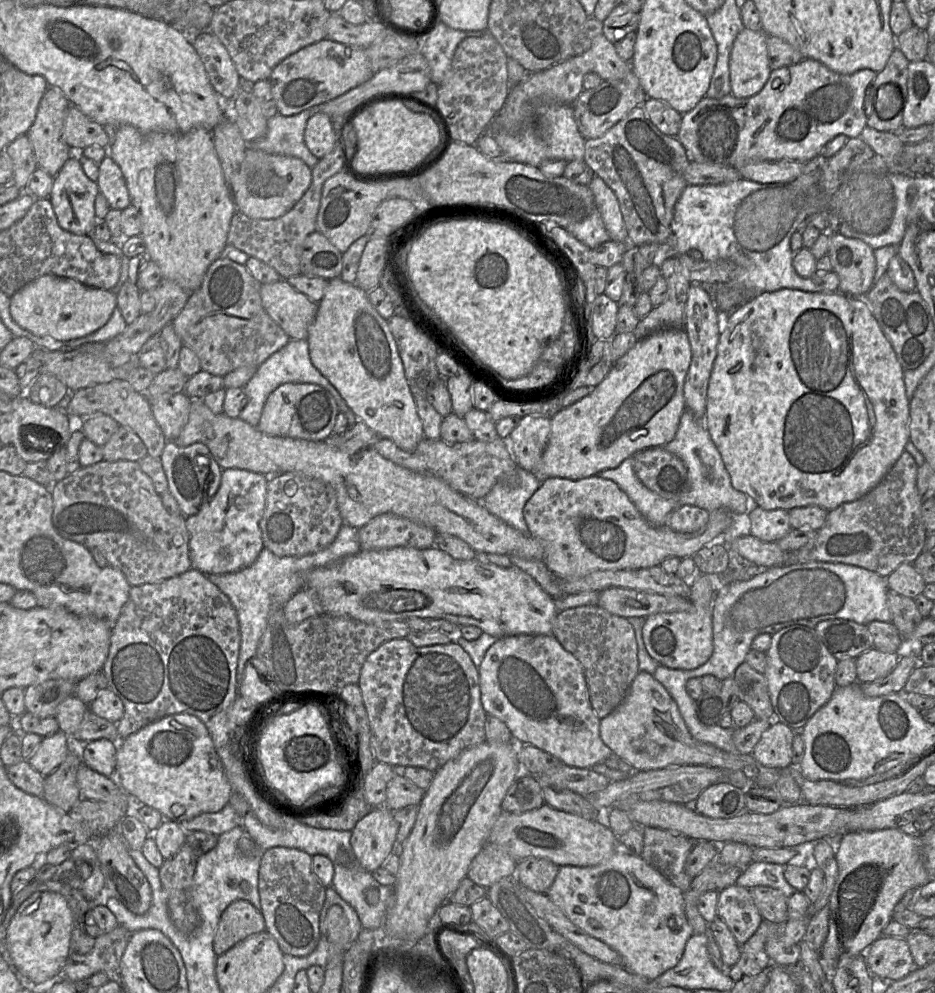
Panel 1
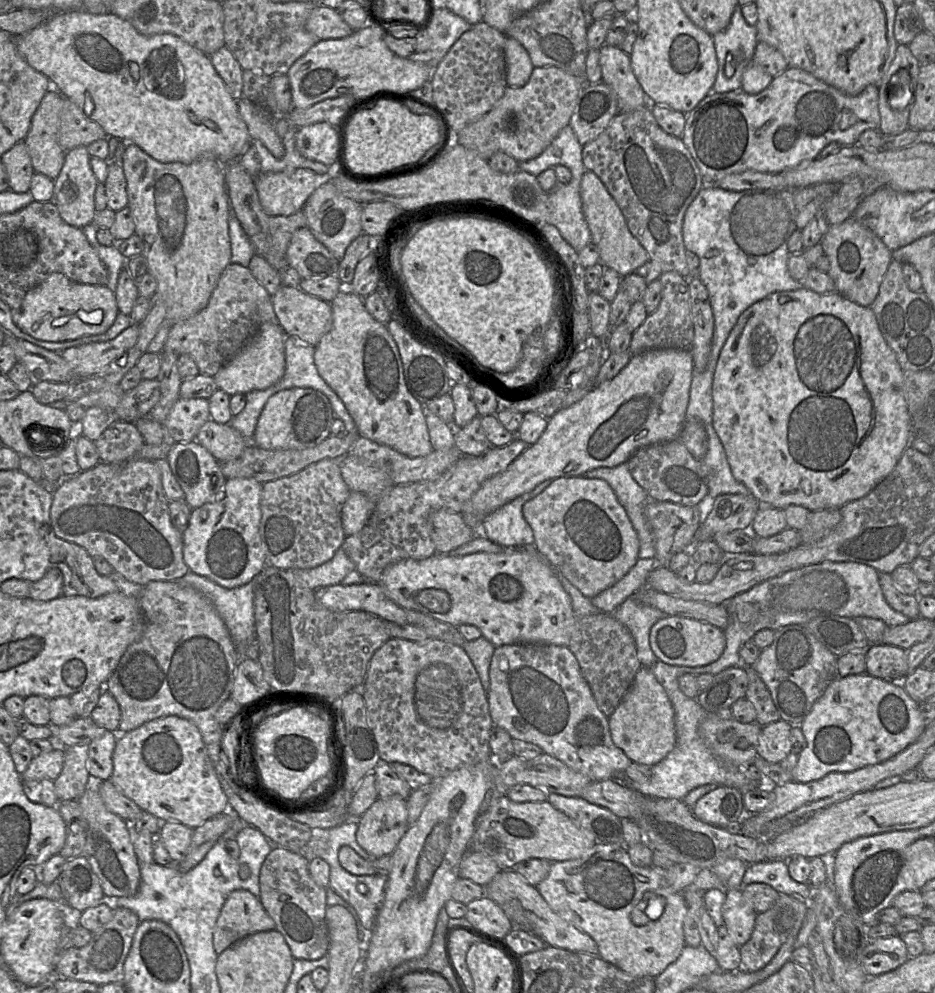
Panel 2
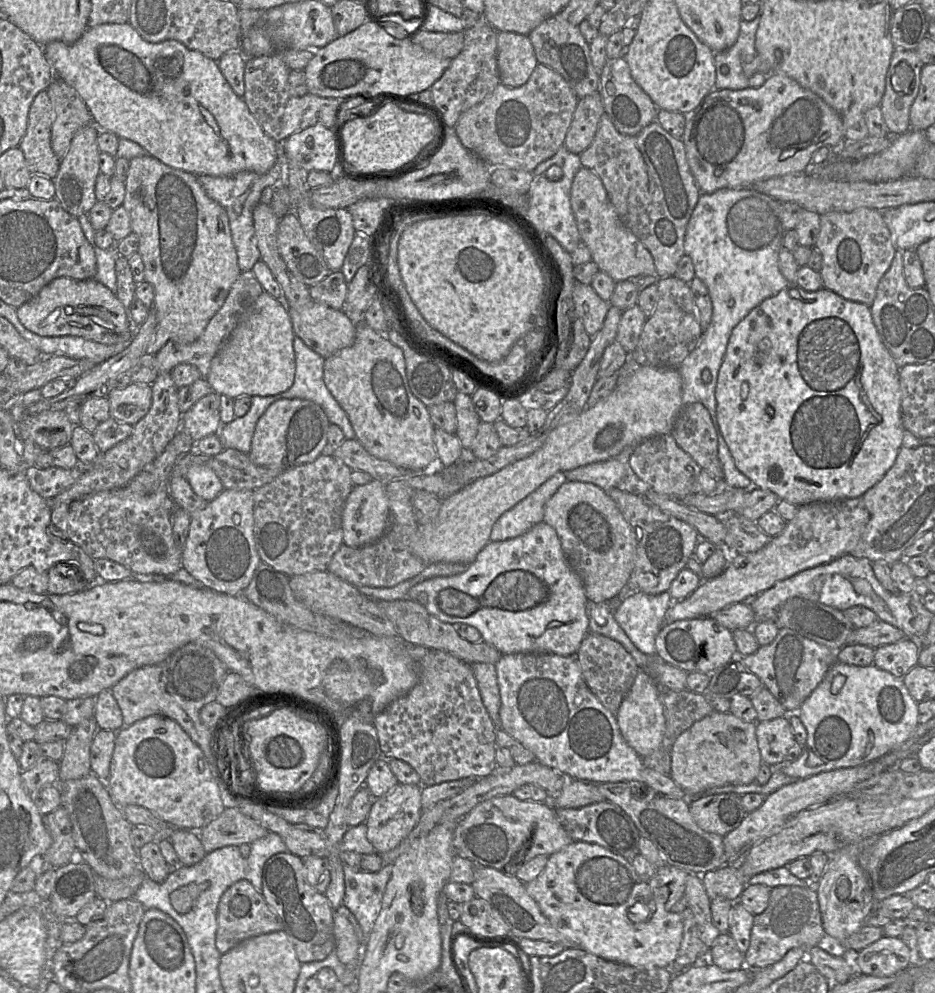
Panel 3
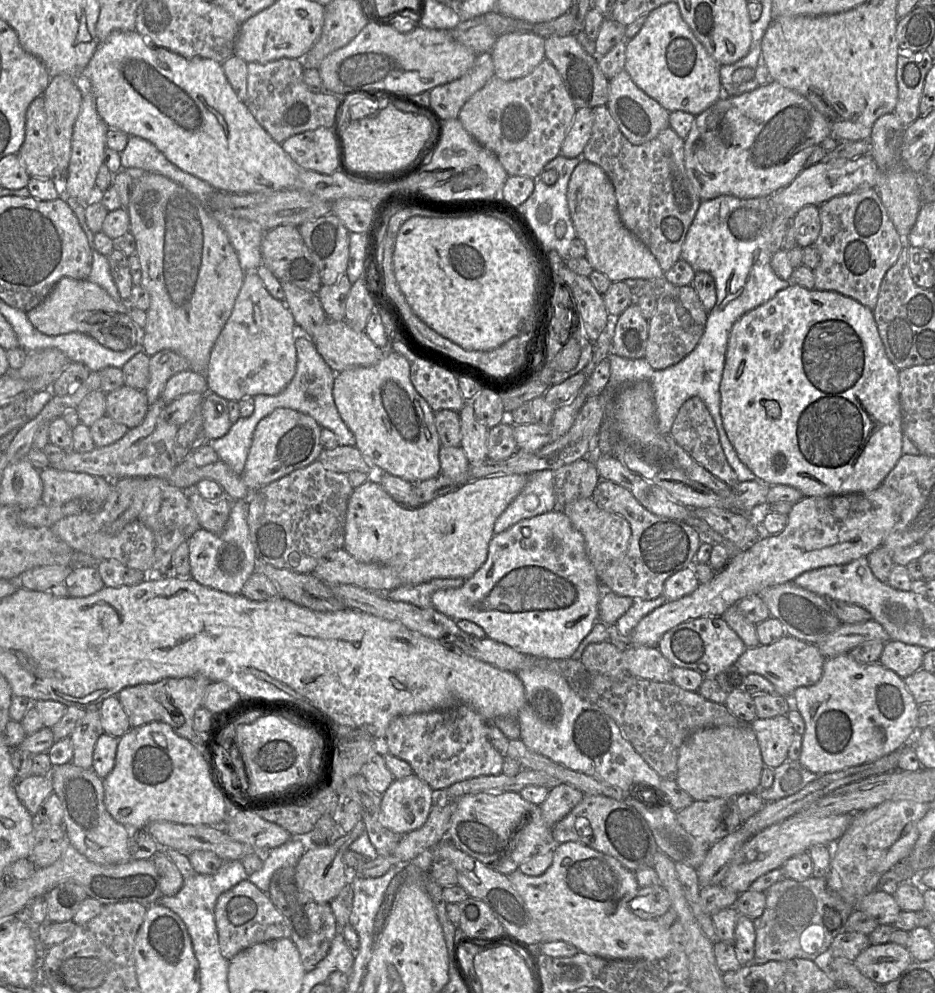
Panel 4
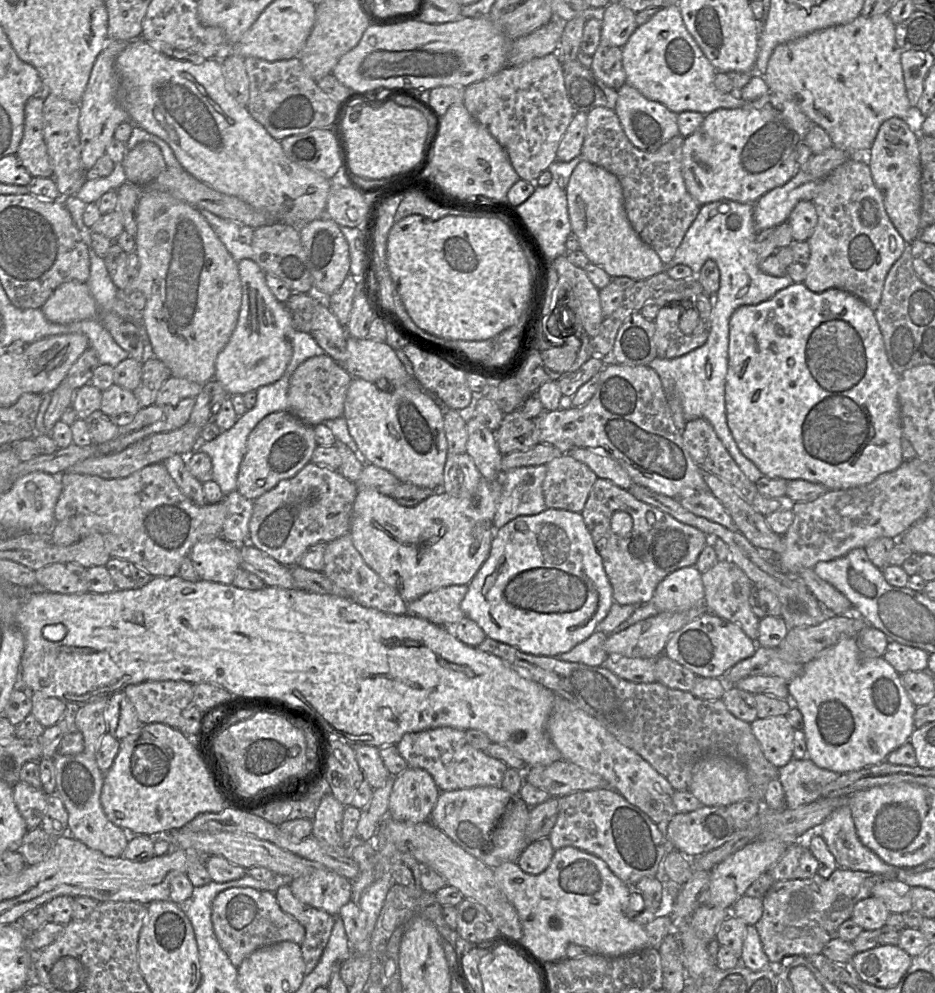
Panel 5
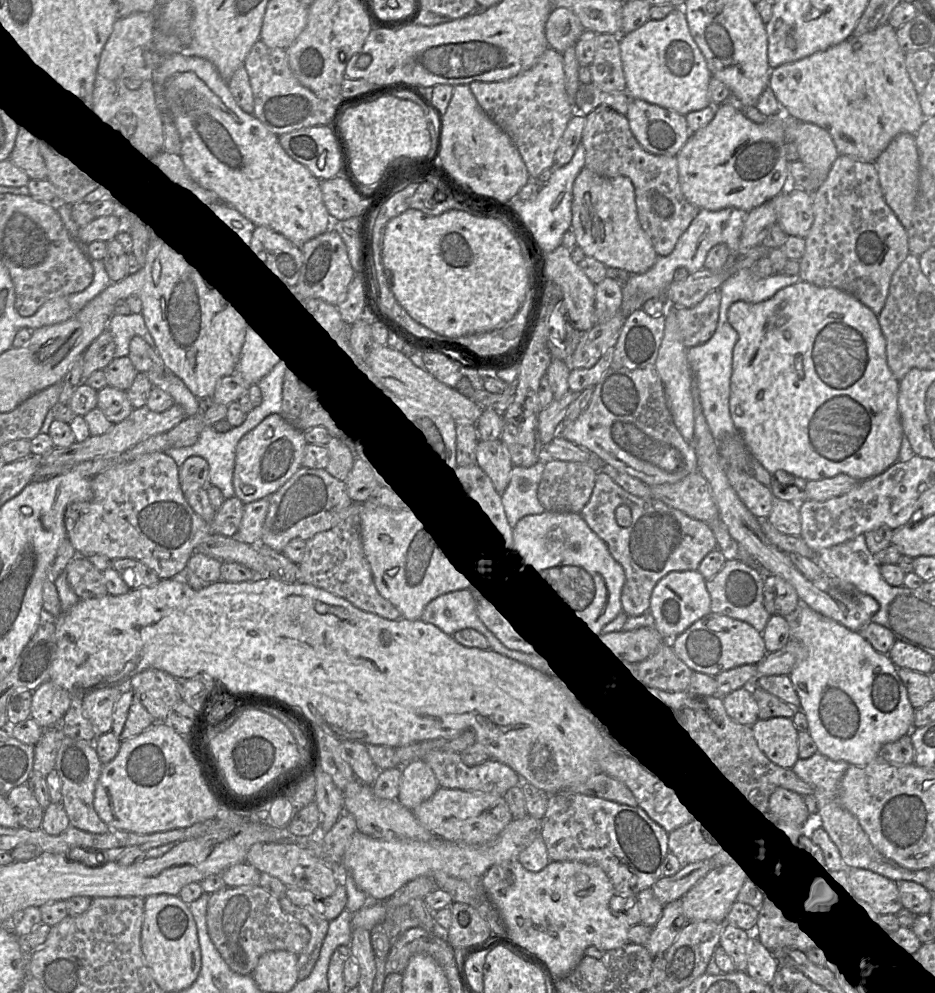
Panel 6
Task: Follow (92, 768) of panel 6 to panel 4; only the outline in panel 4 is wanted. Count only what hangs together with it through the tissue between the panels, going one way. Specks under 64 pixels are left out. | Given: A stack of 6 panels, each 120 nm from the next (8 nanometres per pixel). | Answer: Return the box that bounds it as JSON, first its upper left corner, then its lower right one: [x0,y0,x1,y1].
[52,763,131,865]

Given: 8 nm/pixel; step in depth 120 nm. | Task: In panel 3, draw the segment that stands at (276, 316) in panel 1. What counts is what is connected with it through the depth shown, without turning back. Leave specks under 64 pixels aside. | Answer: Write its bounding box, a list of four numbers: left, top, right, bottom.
[288,300,355,359]

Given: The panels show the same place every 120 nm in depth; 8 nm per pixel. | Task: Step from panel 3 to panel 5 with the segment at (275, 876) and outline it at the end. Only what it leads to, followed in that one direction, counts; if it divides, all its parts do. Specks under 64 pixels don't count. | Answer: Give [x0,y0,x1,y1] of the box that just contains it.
[275,885,335,975]

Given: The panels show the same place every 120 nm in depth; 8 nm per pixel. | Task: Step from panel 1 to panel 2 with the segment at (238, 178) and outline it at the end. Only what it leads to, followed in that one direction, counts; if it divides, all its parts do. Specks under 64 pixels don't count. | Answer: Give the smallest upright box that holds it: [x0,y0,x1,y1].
[254,169,321,216]

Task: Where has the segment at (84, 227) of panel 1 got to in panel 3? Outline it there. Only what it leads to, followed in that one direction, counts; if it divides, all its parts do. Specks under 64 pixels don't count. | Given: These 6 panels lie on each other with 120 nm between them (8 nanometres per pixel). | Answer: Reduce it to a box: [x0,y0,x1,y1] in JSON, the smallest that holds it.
[53,124,100,218]

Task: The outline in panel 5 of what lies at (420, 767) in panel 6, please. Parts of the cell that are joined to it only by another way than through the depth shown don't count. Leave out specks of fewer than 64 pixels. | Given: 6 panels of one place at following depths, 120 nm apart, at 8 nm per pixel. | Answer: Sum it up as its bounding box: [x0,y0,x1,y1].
[388,767,439,823]

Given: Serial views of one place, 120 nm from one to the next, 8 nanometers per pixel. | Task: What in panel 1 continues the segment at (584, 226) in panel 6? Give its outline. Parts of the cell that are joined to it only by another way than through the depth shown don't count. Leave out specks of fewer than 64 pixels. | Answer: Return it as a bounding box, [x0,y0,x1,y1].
[589,176,631,243]

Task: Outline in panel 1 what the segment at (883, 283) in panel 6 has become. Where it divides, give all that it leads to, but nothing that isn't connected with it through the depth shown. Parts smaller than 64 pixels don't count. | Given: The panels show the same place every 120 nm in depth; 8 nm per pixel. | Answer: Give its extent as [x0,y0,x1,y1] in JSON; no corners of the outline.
[827,233,874,299]

